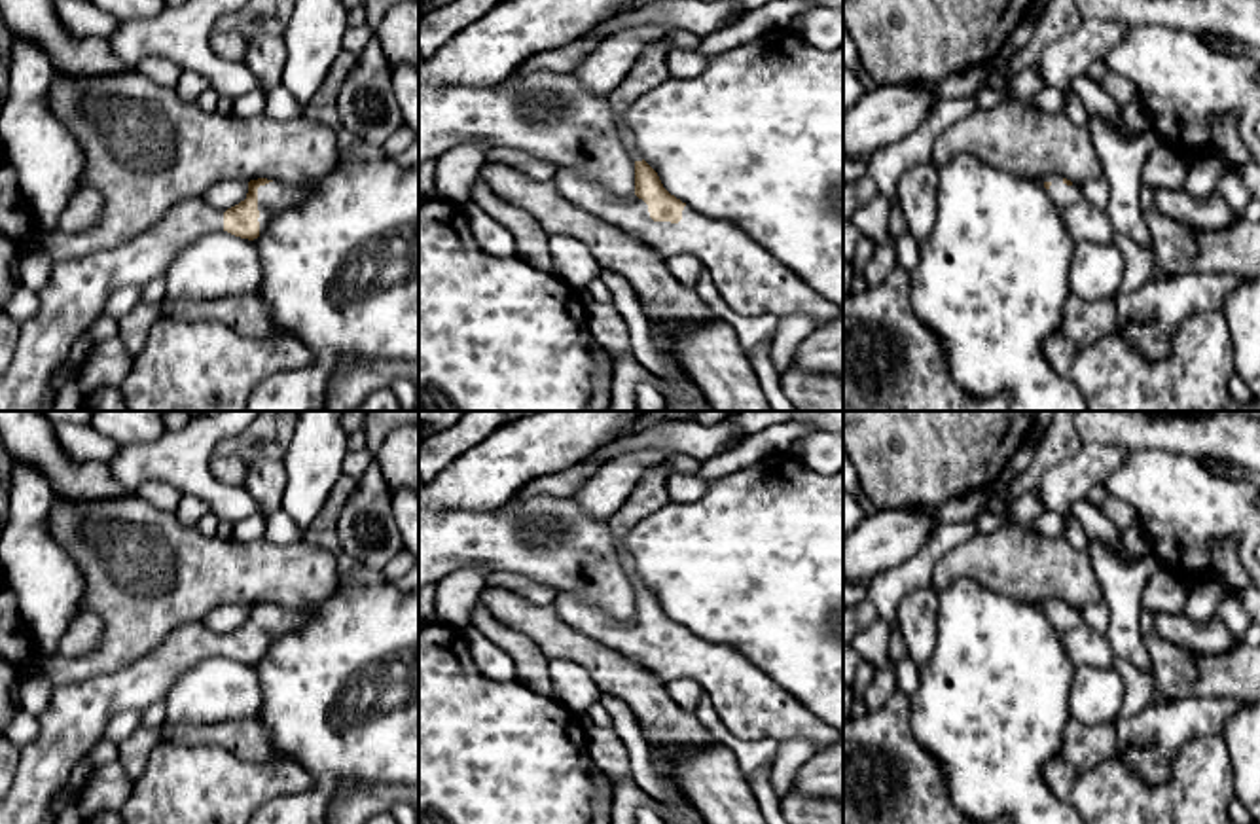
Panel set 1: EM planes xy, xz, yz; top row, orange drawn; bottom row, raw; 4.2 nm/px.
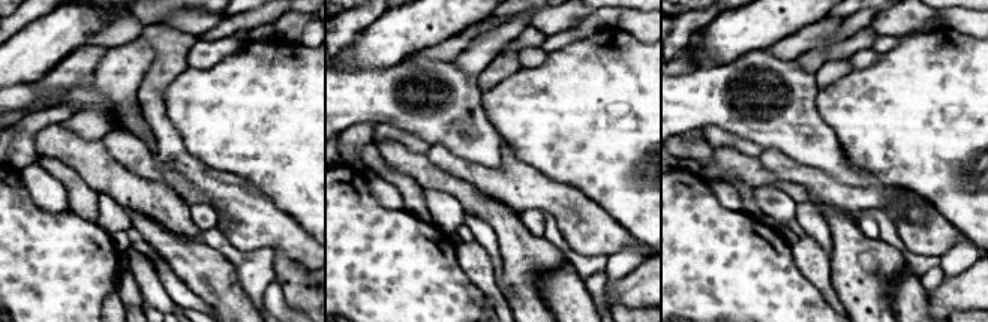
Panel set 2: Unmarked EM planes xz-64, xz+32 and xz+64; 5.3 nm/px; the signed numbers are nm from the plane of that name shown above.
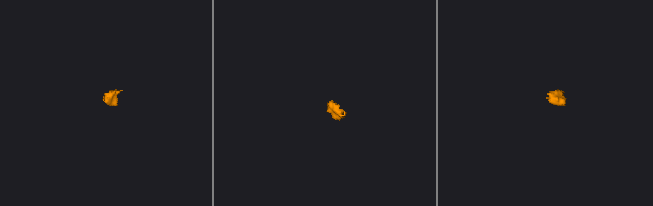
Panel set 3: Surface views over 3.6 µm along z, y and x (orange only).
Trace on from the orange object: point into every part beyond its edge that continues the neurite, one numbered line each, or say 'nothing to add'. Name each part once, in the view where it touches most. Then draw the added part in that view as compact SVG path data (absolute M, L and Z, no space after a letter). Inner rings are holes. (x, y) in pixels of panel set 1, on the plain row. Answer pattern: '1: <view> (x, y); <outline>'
1: xz (751, 705); M570 593L557 595L553 610L570 629L640 663L665 684L695 680L724 725L743 741L805 739L822 750L843 739L731 646L712 644L690 631L684 631L678 648L654 646L642 623L614 619Z

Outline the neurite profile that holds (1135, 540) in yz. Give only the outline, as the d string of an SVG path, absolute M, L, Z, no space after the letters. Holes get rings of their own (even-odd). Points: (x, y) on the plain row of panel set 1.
M1135 521L1129 528L1120 530L1124 547L1133 555L1146 555L1152 549L1152 544L1139 521Z

